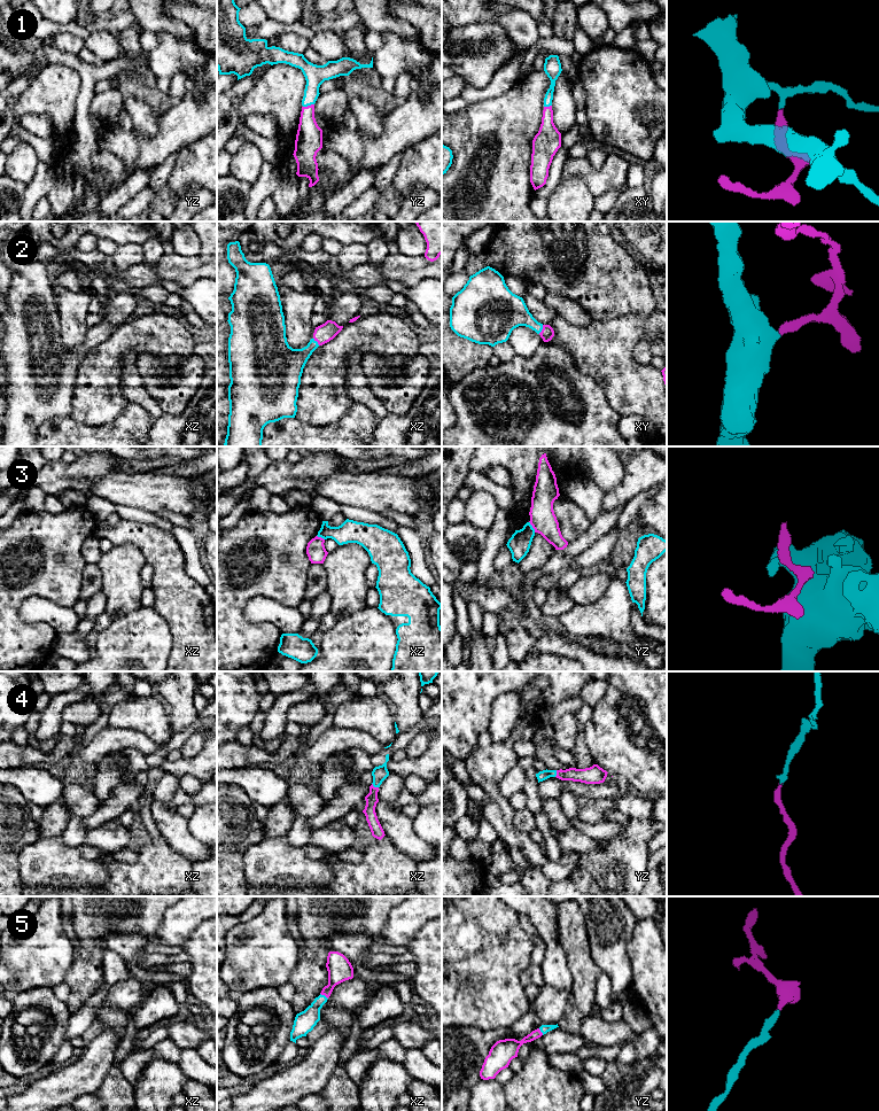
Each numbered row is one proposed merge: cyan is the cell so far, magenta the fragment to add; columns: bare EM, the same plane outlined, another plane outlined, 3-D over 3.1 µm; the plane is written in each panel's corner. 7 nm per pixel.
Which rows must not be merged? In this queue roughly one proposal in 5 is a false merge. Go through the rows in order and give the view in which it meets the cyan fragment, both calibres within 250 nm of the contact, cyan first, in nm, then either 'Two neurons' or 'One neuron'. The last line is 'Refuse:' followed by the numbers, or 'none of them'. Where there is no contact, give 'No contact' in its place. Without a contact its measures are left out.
1: Touches cyan in yz. Thickness 150 nm (cyan) against 190 nm. One neuron
2: Touches cyan in xy. Thickness 220 nm (cyan) against 90 nm. One neuron
3: Touches cyan in yz. Thickness 160 nm (cyan) against 180 nm. Two neurons
4: Touches cyan in xz. Thickness 100 nm (cyan) against 80 nm. One neuron
5: Touches cyan in xz. Thickness 150 nm (cyan) against 170 nm. One neuron
Refuse: 3

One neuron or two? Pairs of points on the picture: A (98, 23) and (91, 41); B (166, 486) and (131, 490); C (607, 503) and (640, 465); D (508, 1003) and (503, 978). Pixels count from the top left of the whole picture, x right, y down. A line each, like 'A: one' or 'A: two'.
A: two
B: one
C: one
D: one

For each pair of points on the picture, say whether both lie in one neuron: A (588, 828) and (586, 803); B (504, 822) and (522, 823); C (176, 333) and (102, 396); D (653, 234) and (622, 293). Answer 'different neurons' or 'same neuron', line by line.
A: different neurons
B: different neurons
C: same neuron
D: same neuron

